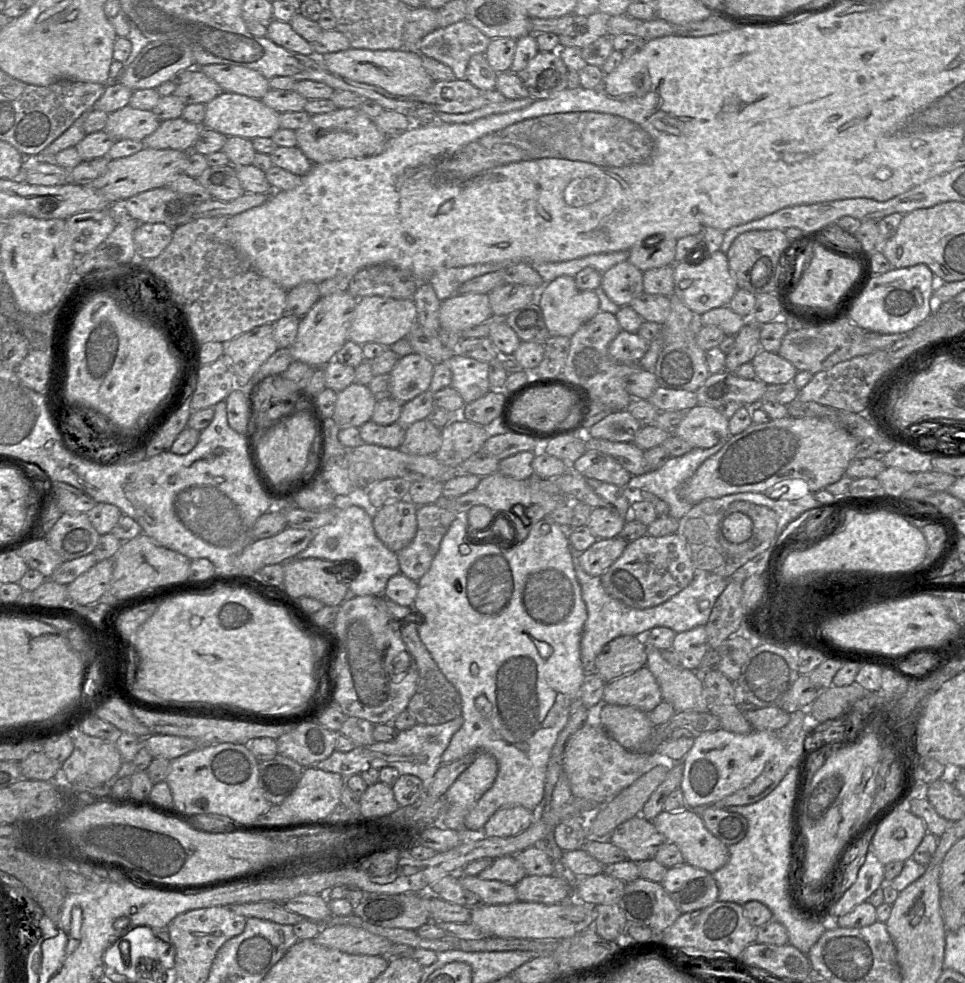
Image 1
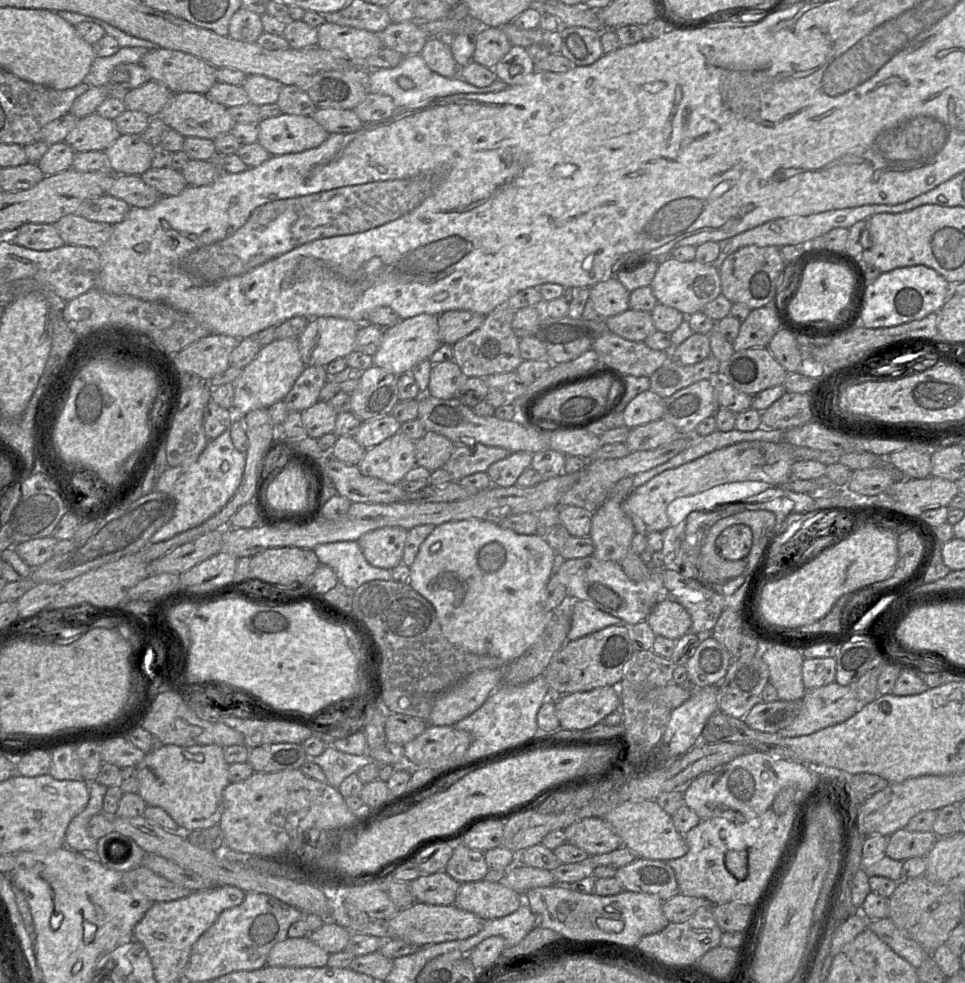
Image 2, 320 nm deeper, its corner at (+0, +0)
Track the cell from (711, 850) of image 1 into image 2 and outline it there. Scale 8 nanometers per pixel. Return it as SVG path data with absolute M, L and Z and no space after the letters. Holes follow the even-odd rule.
M656 801L624 802L608 812L604 820L620 837L623 846L633 851L637 858L672 860L688 852L684 834L676 830L672 816Z

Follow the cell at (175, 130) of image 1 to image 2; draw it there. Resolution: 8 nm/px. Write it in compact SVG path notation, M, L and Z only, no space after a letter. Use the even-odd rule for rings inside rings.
M122 134L104 151L111 173L140 176L151 168L154 147L146 143L141 134Z

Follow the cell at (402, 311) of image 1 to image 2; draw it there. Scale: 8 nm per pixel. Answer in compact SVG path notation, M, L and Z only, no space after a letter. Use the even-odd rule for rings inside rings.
M323 316L312 318L298 337L301 357L306 366L324 366L355 350L359 322Z

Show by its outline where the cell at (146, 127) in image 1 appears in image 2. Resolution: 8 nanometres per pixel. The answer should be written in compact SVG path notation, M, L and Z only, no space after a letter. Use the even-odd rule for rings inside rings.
M97 113L79 119L74 129L69 132L66 142L76 153L86 151L104 151L119 137L114 120L104 118Z

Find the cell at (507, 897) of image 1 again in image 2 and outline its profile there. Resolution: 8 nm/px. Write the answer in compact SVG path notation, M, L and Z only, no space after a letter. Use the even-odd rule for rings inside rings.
M445 871L421 875L409 883L416 902L432 905L454 905L461 883Z

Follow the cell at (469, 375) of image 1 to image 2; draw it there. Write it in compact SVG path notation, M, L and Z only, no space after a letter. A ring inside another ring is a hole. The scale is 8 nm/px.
M454 360L433 364L425 393L436 398L452 399L459 396L467 378Z

